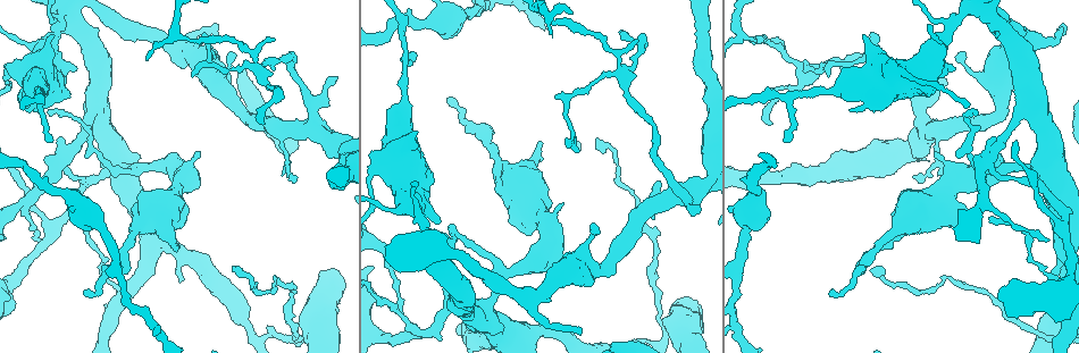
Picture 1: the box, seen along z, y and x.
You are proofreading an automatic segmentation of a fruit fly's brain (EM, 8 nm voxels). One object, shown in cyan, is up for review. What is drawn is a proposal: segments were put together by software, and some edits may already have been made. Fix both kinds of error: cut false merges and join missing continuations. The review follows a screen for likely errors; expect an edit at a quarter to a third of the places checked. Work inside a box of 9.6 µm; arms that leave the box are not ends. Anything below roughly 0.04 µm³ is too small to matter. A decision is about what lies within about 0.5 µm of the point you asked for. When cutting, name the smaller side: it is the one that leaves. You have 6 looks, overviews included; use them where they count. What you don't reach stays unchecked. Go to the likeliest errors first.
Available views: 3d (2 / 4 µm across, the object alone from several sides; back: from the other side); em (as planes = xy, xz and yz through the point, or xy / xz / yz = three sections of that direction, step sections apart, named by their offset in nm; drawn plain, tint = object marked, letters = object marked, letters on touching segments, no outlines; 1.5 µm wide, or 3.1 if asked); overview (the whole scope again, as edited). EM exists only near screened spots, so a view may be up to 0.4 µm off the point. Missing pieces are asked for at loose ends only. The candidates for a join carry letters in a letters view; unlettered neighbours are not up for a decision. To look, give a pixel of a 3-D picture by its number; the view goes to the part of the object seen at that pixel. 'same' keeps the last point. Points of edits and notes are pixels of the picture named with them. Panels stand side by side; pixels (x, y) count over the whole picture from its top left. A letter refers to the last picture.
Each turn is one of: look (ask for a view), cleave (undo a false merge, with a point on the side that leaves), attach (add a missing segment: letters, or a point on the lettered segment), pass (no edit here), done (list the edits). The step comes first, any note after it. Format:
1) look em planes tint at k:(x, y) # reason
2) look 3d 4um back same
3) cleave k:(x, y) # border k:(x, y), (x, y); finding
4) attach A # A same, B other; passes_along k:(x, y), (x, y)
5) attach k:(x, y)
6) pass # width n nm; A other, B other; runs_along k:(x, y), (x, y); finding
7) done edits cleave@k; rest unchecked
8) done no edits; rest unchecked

look em planes letters at 1:(215, 23) # branch stops here

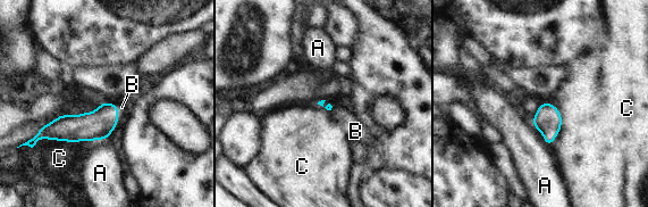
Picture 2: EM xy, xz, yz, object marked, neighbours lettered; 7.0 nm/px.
attach B # longest_contact C 300 nm; A other, B same, C other; passes_along 2:(97, 125), (117, 112), (121, 107); the neuron continues

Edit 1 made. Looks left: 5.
look em planes letters at 1:(944, 80) # branch stops here

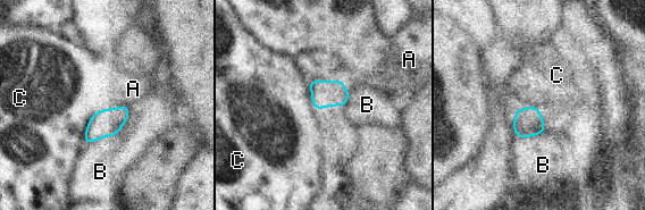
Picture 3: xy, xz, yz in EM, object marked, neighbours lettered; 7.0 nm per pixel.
pass # A other, B other, C other; border 3:(122, 103), (99, 109), (83, 142); none of them fits

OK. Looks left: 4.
look overview # see it whole again

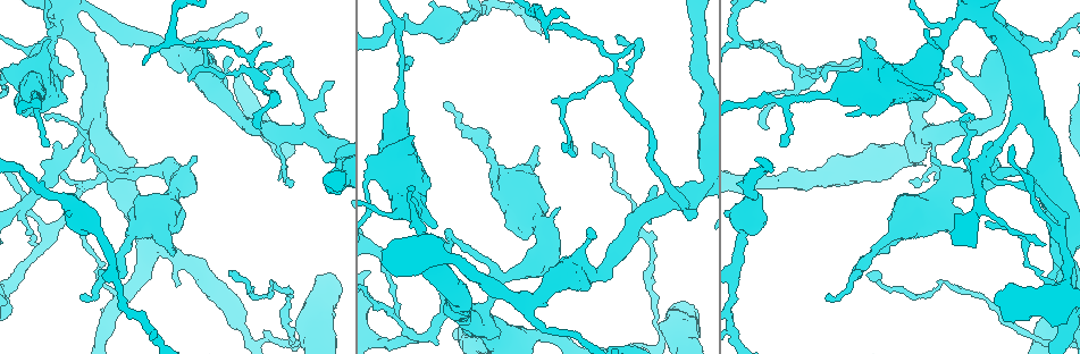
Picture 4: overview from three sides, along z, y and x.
look 3d 2um at 4:(825, 81) # an open end

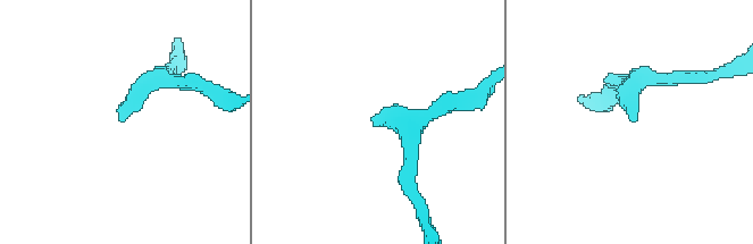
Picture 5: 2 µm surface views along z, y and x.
look em planes letters at 5:(636, 120)

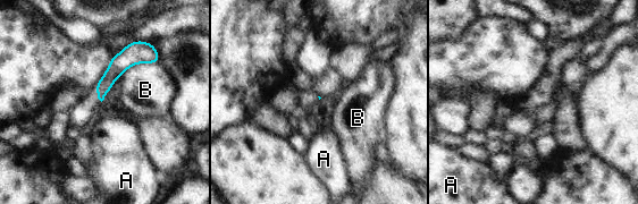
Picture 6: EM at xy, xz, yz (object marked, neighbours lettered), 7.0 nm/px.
pass # longest_contact B 320 nm; A other, B other; border 6:(158, 61), (132, 65), (118, 79); no lettered segment goes on from it

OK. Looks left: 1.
done edits attach@2; rest unchecked

